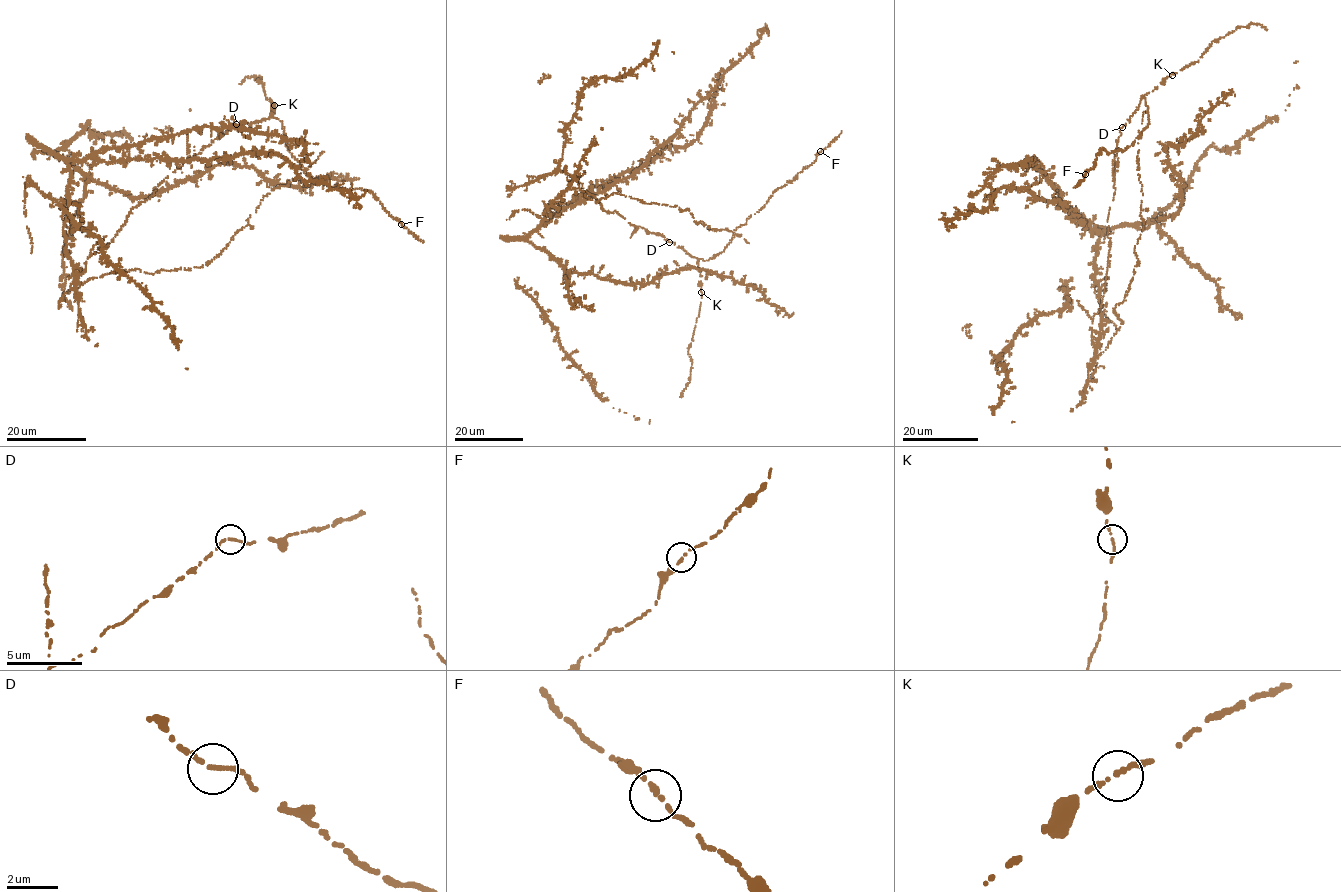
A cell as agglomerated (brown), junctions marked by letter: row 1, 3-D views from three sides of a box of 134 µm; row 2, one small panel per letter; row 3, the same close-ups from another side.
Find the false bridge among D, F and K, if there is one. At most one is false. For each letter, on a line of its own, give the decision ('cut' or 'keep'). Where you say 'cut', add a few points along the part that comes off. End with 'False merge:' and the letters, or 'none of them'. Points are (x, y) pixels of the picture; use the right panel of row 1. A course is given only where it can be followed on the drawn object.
D: keep
F: keep
K: keep
False merge: none of them

